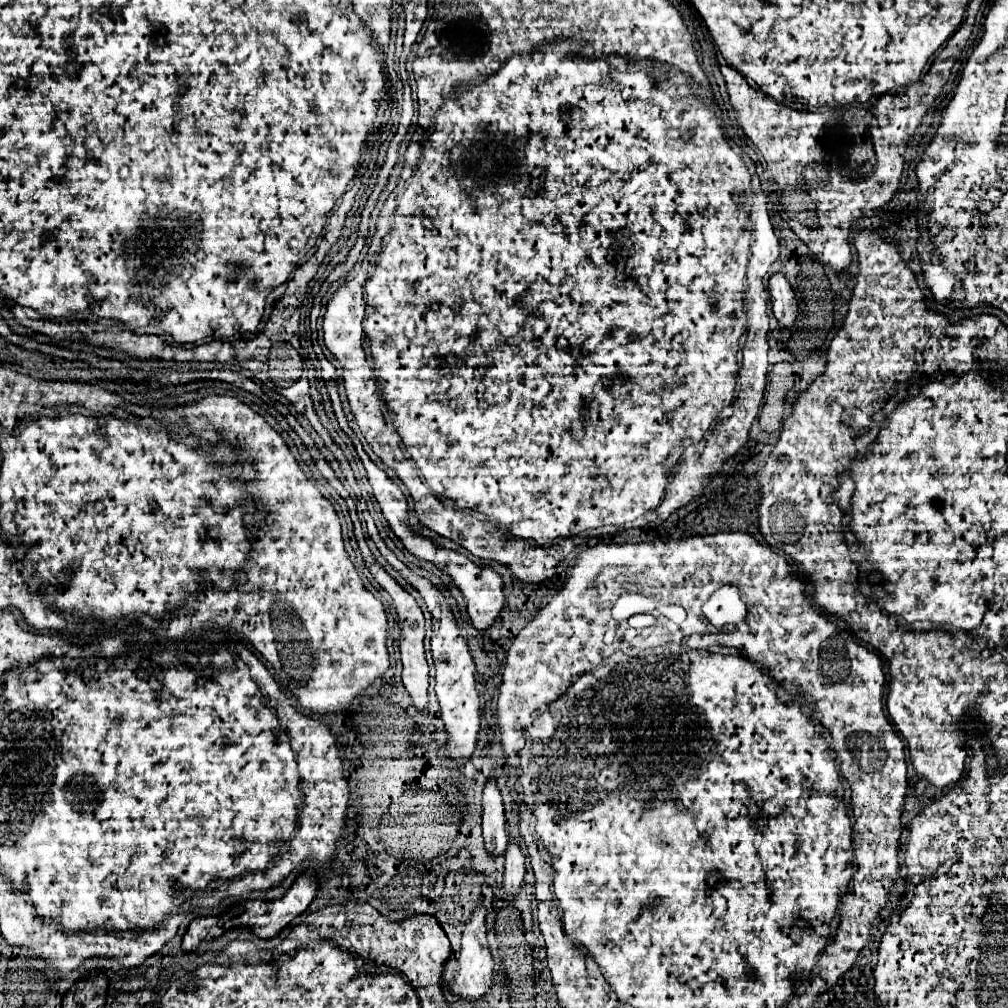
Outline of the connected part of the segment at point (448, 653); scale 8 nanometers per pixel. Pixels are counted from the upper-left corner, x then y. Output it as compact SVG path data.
M387 548L387 552L381 552L387 562L401 572L401 576L419 590L419 594L423 596L431 616L433 616L433 638L431 638L431 652L433 652L433 662L435 662L435 692L437 692L437 700L441 706L441 718L445 722L445 728L449 732L447 738L447 750L445 756L451 756L459 762L459 766L473 754L475 744L477 744L477 732L479 732L479 692L475 688L475 662L471 658L471 650L467 644L467 638L461 636L461 630L457 626L457 620L447 604L447 598L443 596L443 590L439 590L437 586L431 584L431 580L417 576L413 570L409 570L397 556L393 550Z

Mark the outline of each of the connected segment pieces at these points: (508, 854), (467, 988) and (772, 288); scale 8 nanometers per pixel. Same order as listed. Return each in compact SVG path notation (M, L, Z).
M509 834L509 844L505 850L505 892L507 894L517 894L517 888L523 884L525 876L525 856L521 852L521 844Z
M477 906L471 920L463 924L461 950L457 952L457 974L451 992L477 1000L493 984L493 958L487 944L485 908Z
M773 274L769 278L769 294L771 294L771 304L773 304L773 314L779 320L781 326L791 328L797 316L797 298L783 274Z

